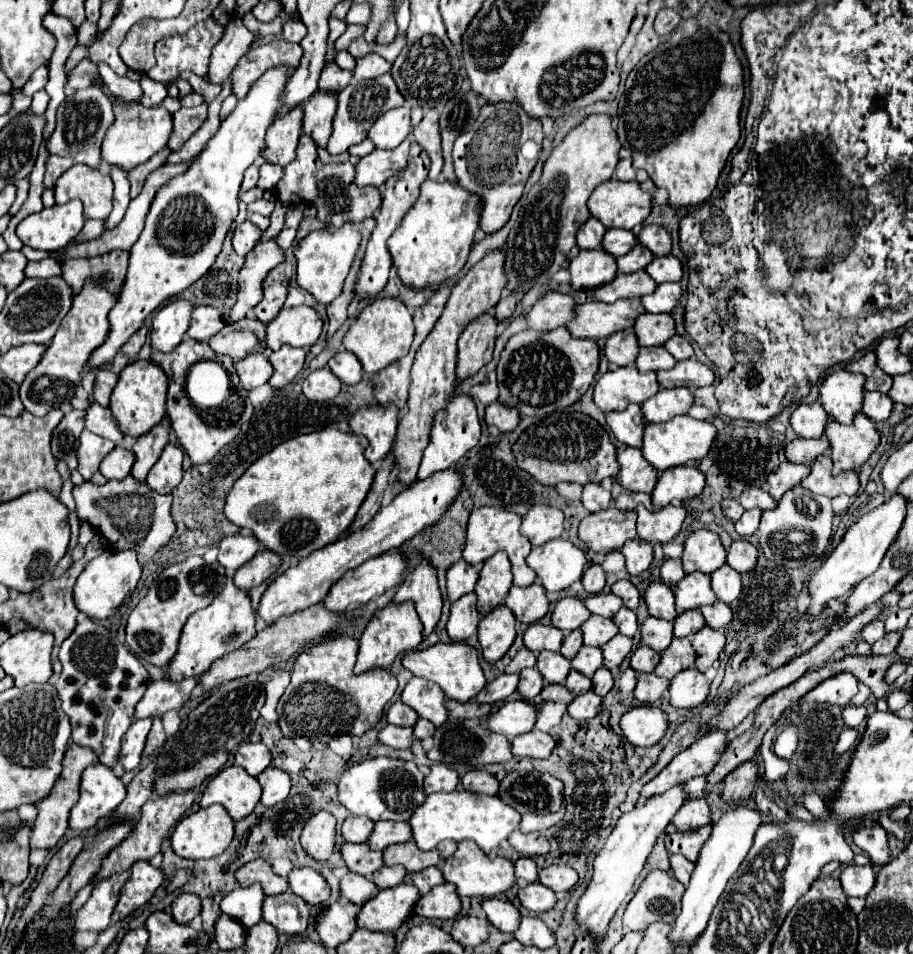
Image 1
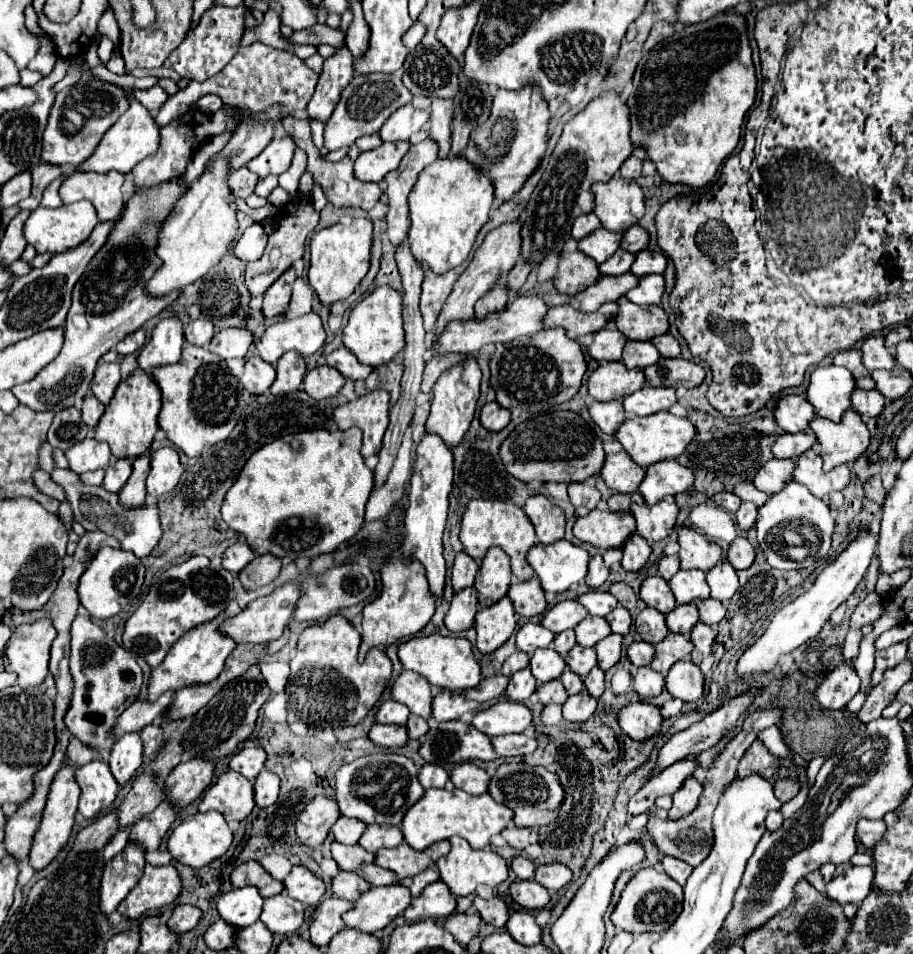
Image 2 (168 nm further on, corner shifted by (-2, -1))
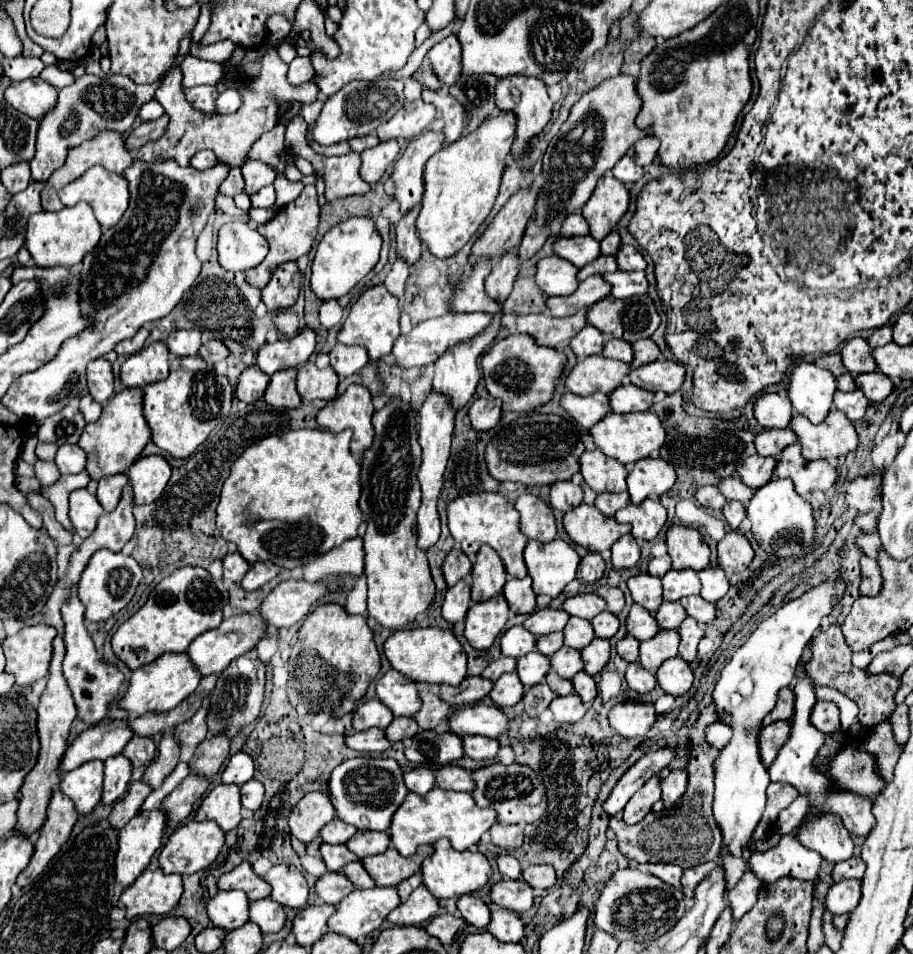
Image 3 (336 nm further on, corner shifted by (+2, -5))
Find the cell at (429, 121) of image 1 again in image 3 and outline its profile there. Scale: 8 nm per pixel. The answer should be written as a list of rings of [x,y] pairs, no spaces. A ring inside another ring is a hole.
[[[425,91],[423,99],[431,101],[439,109],[441,117],[445,119],[445,129],[443,129],[443,133],[445,133],[445,145],[457,141],[465,133],[465,127],[469,123],[465,107],[457,99],[453,99],[451,95],[435,95],[435,93]]]

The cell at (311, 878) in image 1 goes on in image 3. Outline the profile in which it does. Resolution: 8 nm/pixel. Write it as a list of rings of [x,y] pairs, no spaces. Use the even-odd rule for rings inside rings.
[[[275,865],[263,877],[271,885],[271,899],[283,907],[303,909],[307,905],[307,881],[293,865]]]

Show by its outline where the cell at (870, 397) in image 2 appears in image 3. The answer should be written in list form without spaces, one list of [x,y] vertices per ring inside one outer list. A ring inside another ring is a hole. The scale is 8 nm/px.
[[[837,391],[835,397],[833,397],[833,403],[839,411],[843,411],[851,421],[859,421],[863,419],[867,407],[869,407],[869,401],[867,397],[861,393],[861,391],[851,391],[851,393],[841,393]]]

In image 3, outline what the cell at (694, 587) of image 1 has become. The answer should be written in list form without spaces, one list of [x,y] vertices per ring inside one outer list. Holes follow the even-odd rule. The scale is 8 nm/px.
[[[691,569],[681,571],[667,571],[663,575],[663,599],[665,601],[679,601],[687,595],[697,595],[701,589],[701,583],[697,579],[697,573]]]

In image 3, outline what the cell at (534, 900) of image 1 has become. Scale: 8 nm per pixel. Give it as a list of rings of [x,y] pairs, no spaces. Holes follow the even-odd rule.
[[[501,879],[491,887],[491,901],[509,911],[523,913],[533,907],[533,891],[523,879]]]

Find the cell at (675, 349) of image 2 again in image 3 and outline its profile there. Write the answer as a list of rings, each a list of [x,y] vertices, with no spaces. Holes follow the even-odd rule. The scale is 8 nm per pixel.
[[[651,339],[635,341],[633,351],[635,351],[635,357],[633,357],[633,363],[631,363],[633,367],[641,367],[641,365],[647,365],[647,363],[659,359],[659,347]]]

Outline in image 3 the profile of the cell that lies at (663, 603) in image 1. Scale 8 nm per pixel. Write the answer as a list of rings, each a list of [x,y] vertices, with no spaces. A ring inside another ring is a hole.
[[[635,575],[627,579],[627,587],[635,603],[643,605],[649,613],[655,613],[663,603],[661,597],[661,579],[653,575]]]

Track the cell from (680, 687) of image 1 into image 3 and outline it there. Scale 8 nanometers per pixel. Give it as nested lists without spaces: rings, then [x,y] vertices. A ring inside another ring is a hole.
[[[671,657],[657,669],[657,681],[665,693],[671,695],[683,695],[693,685],[693,671],[687,661],[681,661],[681,657]]]

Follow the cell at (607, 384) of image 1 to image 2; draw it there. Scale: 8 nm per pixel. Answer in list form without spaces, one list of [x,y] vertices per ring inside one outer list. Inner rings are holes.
[[[621,361],[605,363],[589,377],[589,395],[595,401],[615,401],[623,399],[629,393],[645,387],[645,373],[641,369],[627,369]]]

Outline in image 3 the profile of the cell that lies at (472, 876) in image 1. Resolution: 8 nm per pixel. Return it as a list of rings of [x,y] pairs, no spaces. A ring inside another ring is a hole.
[[[439,839],[433,843],[435,853],[427,857],[421,865],[423,885],[437,897],[437,899],[449,899],[465,893],[479,891],[487,881],[491,873],[491,865],[483,853],[471,853],[471,851],[455,851],[449,843],[449,839]]]

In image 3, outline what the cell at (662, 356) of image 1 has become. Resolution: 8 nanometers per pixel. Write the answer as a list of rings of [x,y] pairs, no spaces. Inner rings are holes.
[[[609,339],[605,345],[603,345],[603,357],[613,357],[613,359],[619,359],[619,361],[633,361],[633,349],[627,341],[621,341],[621,339]]]

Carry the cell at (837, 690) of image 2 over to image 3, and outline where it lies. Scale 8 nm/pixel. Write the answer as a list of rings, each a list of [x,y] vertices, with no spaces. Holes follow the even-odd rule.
[[[817,701],[811,711],[811,725],[821,733],[833,733],[839,723],[839,707],[831,701]]]

